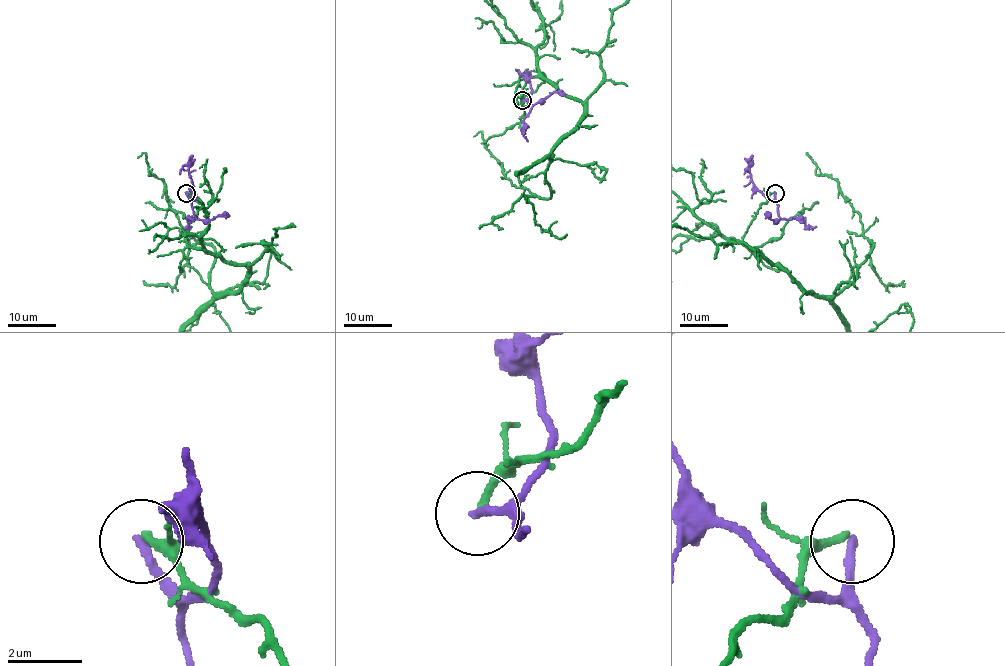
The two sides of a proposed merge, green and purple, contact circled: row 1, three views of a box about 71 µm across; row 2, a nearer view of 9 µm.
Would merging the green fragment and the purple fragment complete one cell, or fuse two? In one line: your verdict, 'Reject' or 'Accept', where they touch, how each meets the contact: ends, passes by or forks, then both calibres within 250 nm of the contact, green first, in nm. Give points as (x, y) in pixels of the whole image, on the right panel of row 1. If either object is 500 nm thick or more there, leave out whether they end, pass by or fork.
Reject. Place: (775, 193). At the ring green ends. At the ring purple ends. Thickness 200 nm (green) against 240 nm

